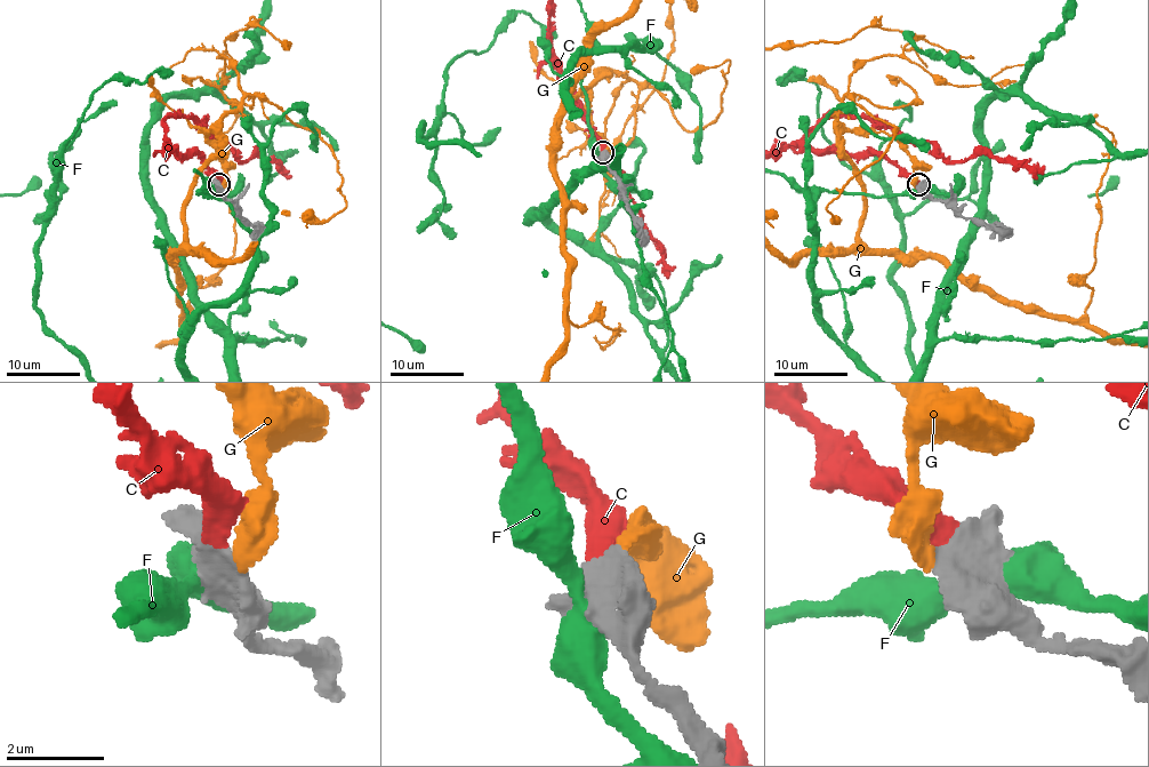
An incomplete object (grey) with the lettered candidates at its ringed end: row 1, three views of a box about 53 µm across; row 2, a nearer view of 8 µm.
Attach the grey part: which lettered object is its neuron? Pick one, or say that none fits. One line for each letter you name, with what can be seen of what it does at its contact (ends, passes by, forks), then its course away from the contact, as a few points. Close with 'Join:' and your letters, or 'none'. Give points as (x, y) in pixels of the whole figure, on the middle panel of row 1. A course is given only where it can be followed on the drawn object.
C: it ends
Join: C

